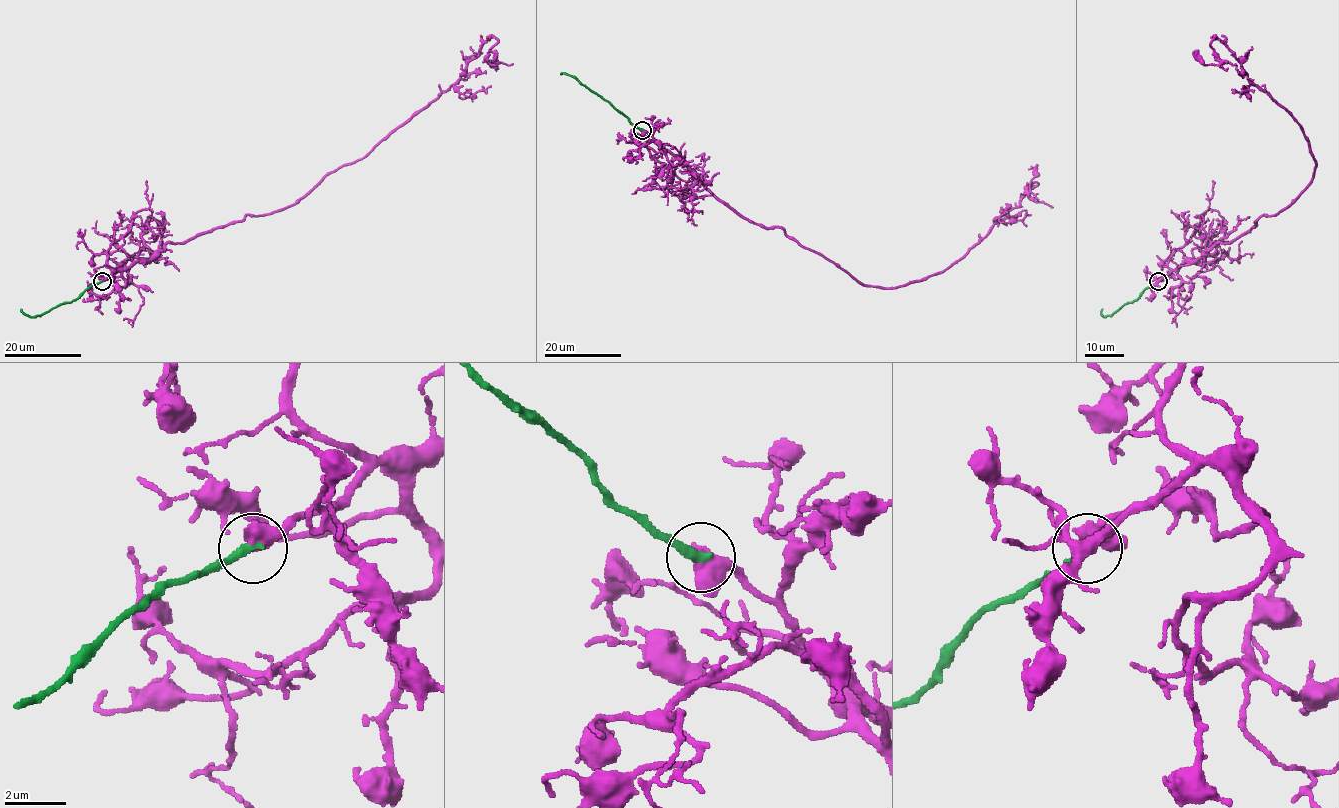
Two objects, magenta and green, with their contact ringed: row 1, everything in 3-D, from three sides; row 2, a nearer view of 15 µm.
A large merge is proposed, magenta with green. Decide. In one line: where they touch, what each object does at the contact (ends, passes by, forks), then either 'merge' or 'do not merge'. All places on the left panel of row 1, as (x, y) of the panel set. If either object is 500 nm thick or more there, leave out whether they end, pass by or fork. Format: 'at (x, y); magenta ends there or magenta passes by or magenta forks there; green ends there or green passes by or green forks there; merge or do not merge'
at (102, 281); merge

